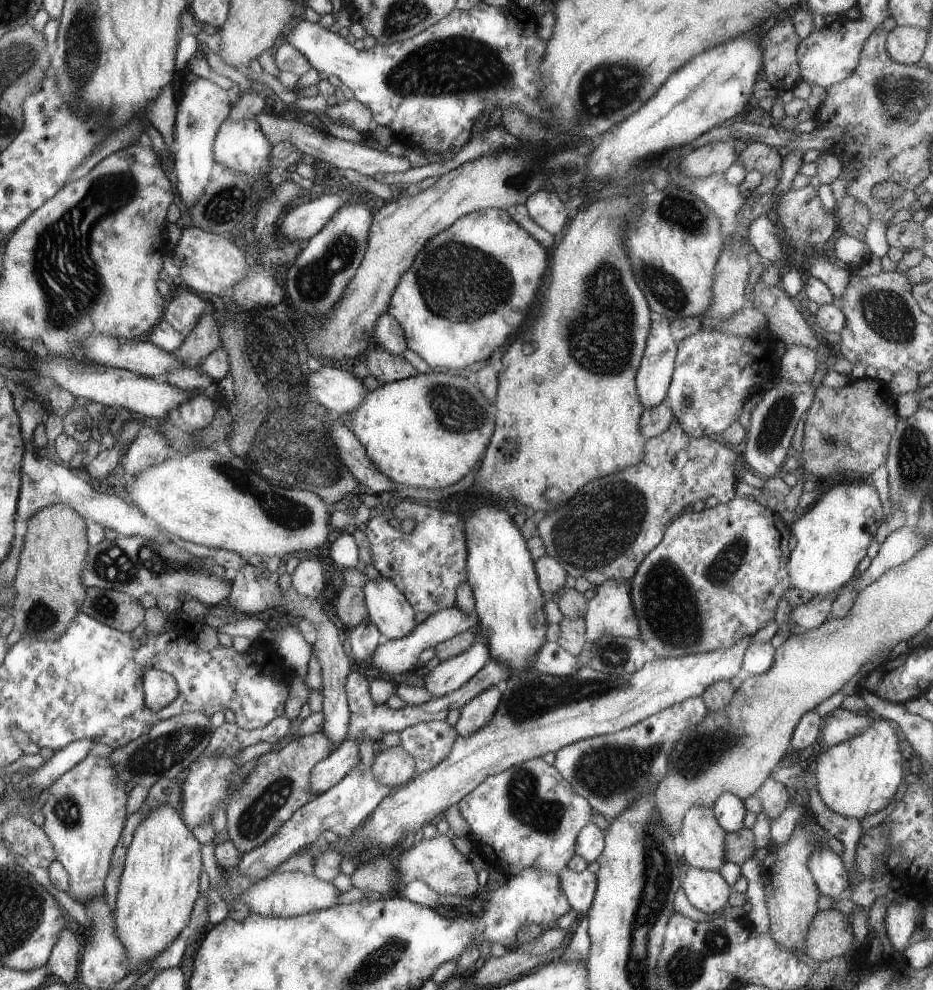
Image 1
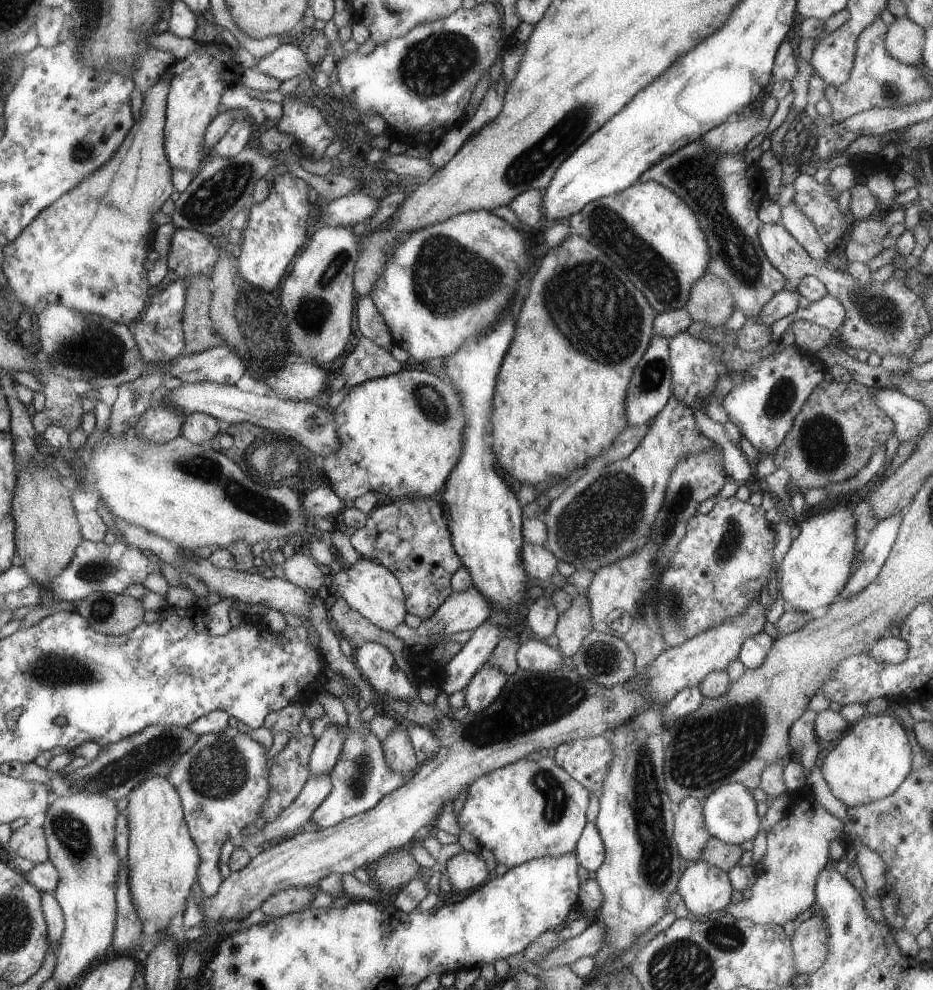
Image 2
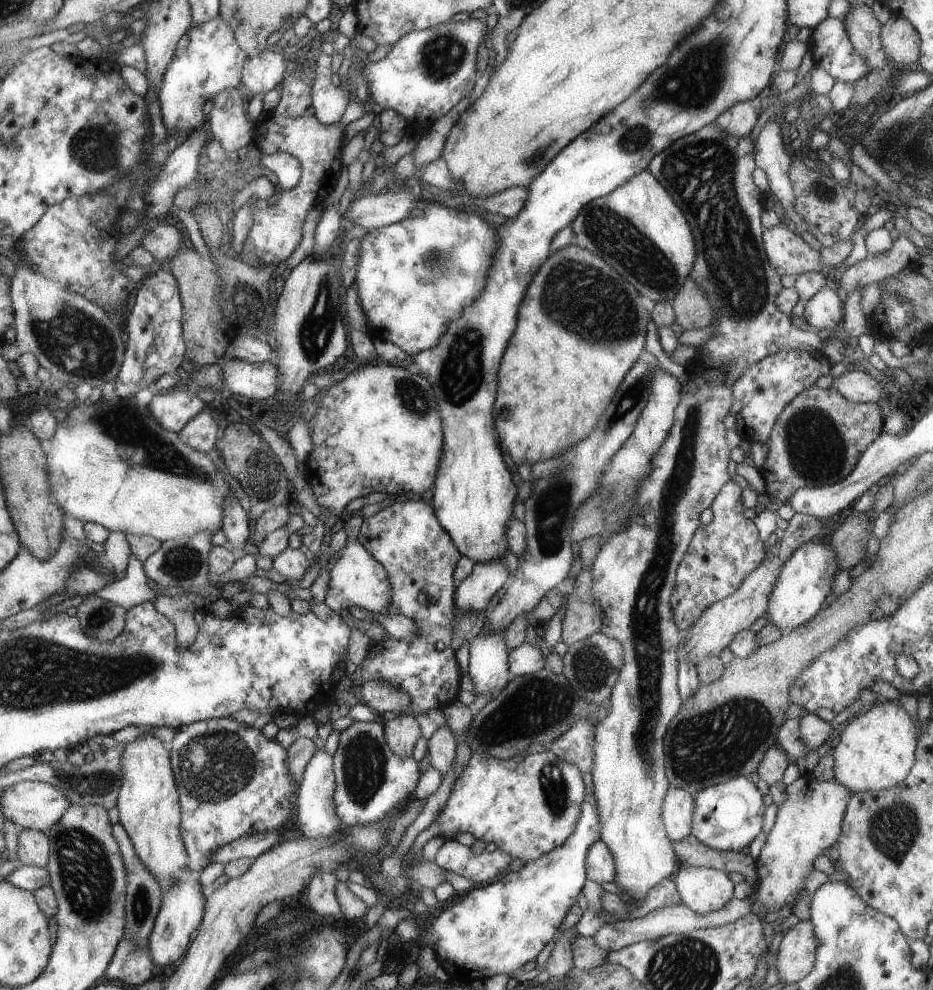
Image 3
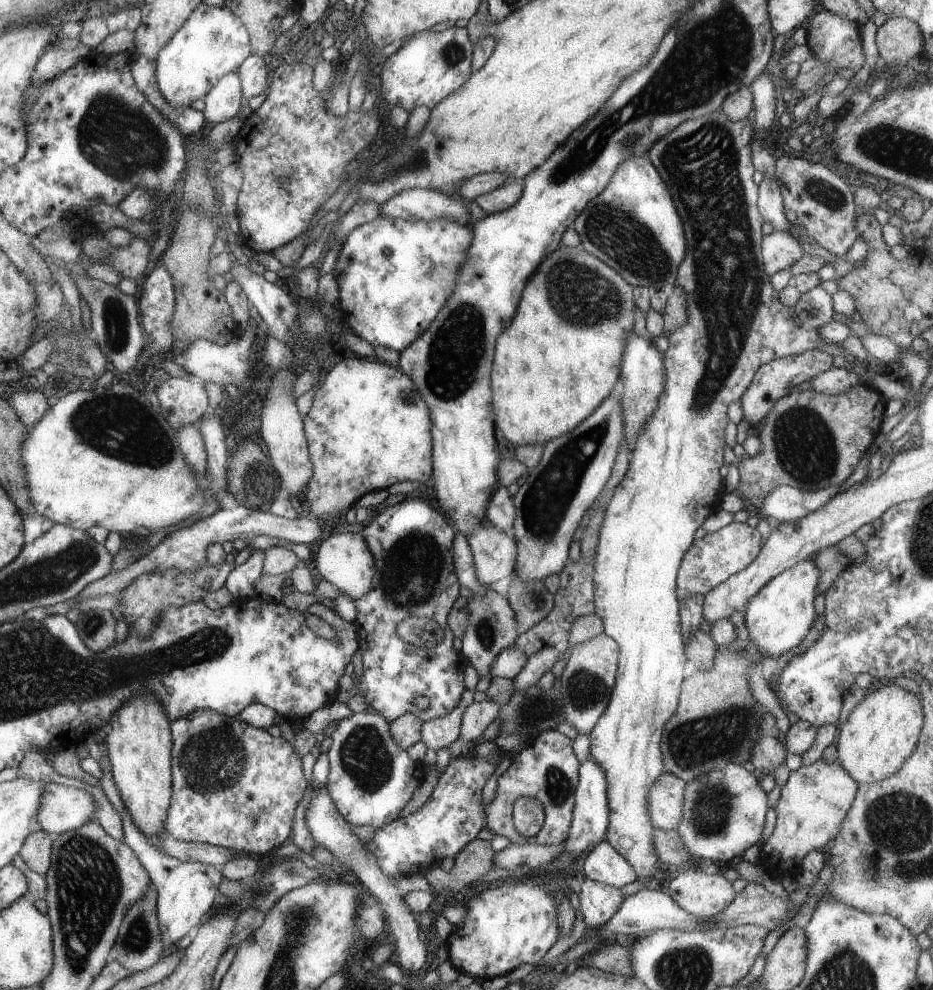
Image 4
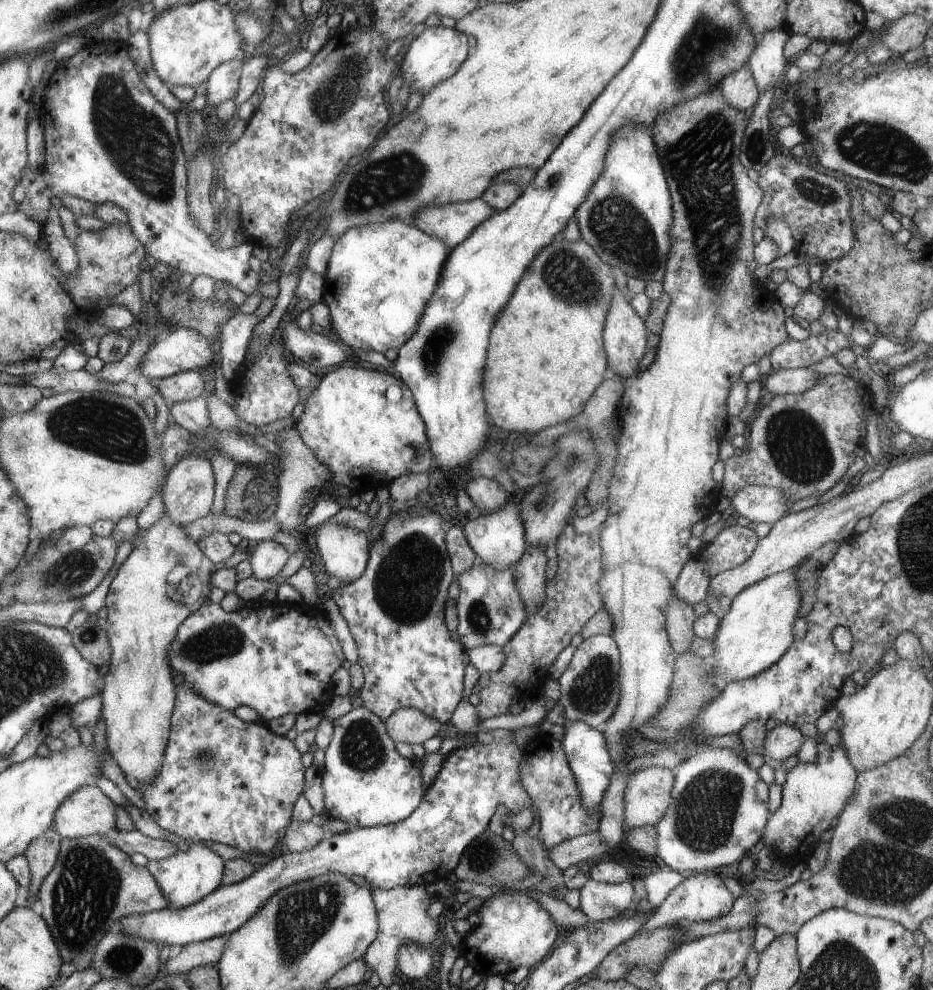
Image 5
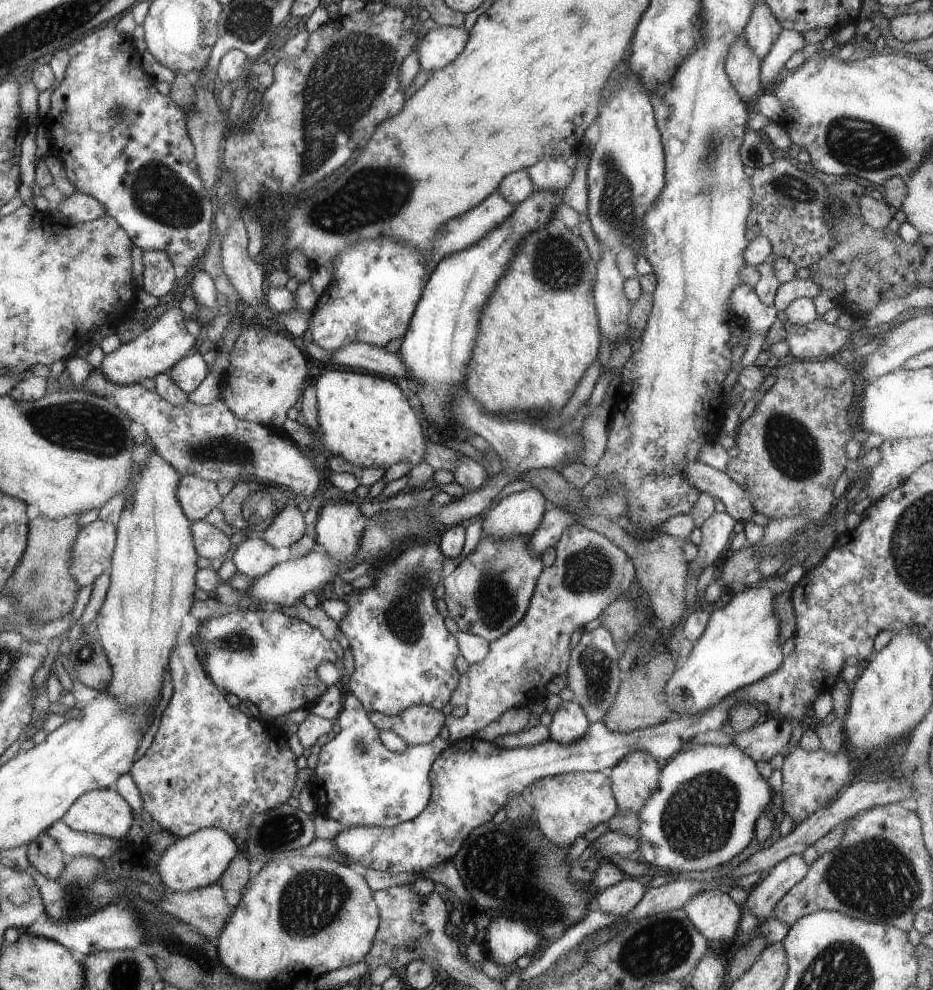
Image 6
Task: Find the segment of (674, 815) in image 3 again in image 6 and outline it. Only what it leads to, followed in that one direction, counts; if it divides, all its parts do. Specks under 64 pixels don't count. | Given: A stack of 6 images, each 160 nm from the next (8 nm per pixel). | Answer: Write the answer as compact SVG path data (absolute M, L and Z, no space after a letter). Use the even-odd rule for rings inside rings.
M638 751L629 754L606 773L611 780L611 789L620 811L632 811L637 815L639 814L645 802L659 787L662 765L652 755Z

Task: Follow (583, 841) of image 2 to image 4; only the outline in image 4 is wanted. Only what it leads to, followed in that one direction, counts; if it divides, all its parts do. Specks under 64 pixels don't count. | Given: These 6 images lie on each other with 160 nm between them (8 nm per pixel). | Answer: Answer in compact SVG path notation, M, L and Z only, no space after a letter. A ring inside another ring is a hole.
M606 840L589 852L581 870L586 878L619 889L638 879L628 861Z

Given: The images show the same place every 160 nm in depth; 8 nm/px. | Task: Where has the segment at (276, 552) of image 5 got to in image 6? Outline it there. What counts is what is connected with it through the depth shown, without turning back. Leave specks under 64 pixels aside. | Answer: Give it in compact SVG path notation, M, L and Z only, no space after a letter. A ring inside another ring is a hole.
M244 539L232 556L237 572L253 578L261 577L279 563L276 549L264 539Z

